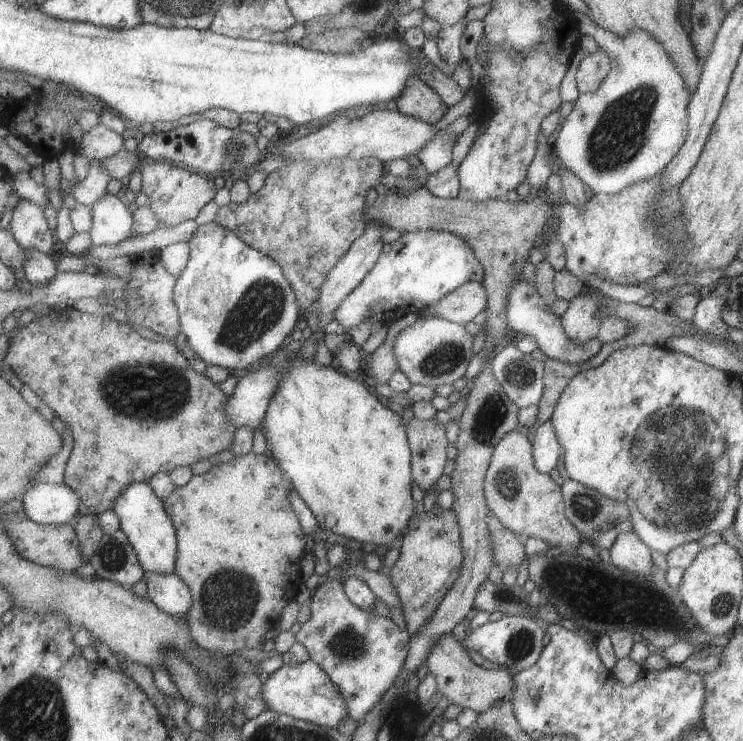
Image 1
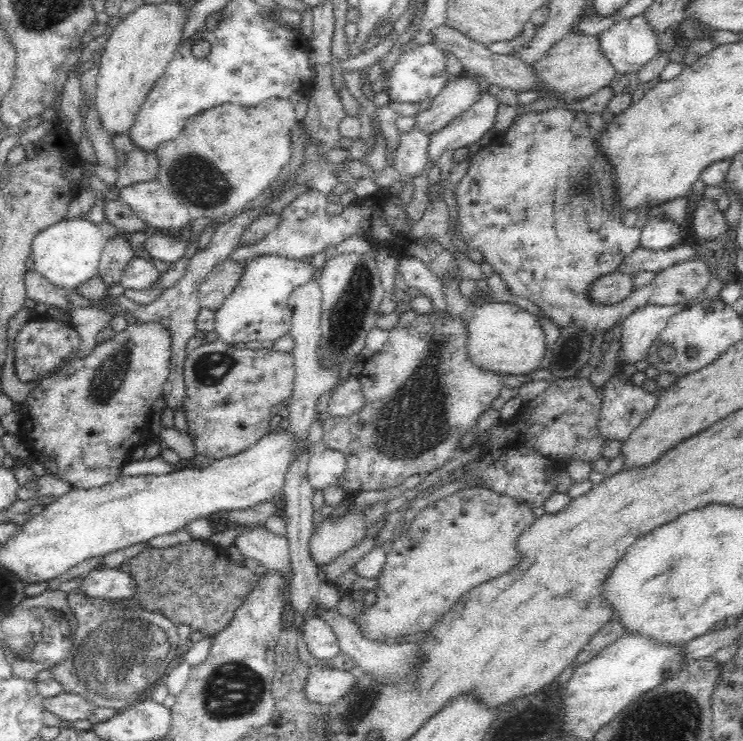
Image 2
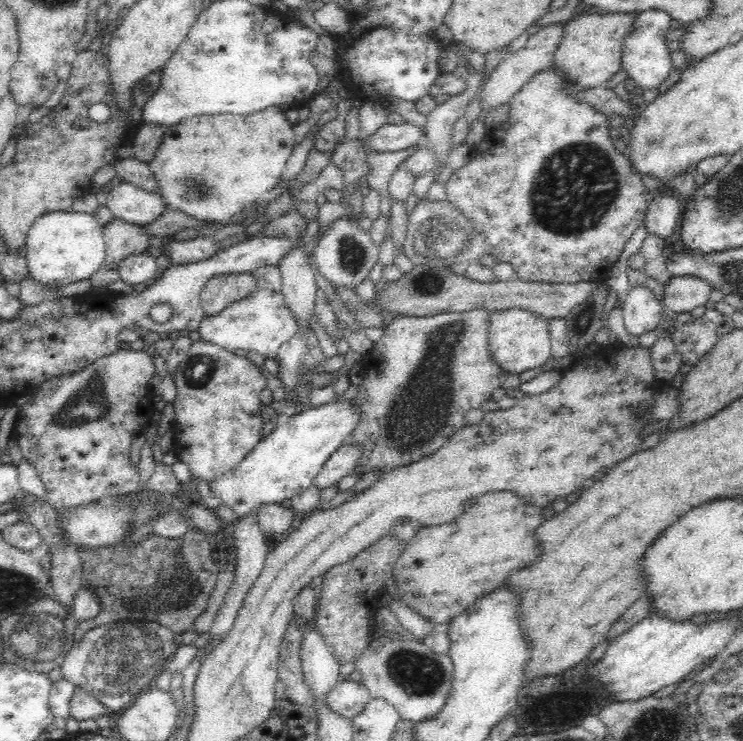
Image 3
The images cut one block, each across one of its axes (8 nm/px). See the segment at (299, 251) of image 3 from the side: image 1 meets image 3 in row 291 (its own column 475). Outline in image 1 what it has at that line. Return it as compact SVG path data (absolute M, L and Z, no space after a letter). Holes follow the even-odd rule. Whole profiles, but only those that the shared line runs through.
M470 281L461 284L450 294L446 294L442 300L420 310L418 316L438 317L465 325L478 313L485 311L486 304L488 304L488 295L484 285L481 282Z

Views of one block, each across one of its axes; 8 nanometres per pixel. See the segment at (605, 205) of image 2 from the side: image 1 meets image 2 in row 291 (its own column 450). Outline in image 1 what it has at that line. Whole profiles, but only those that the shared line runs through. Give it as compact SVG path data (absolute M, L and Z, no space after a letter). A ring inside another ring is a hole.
M444 509L438 516L433 512L423 511L412 517L413 520L410 520L400 545L400 556L394 566L387 570L390 582L400 598L400 606L410 635L422 630L422 626L436 614L438 606L456 582L464 560L460 525L453 509ZM453 632L440 636L436 643L438 645L434 645L425 661L429 672L436 676L438 690L442 697L446 696L453 704L462 708L471 708L478 713L486 712L492 704L500 700L510 700L515 675L512 670L504 667L488 669L483 665L477 665L465 647L455 639Z

